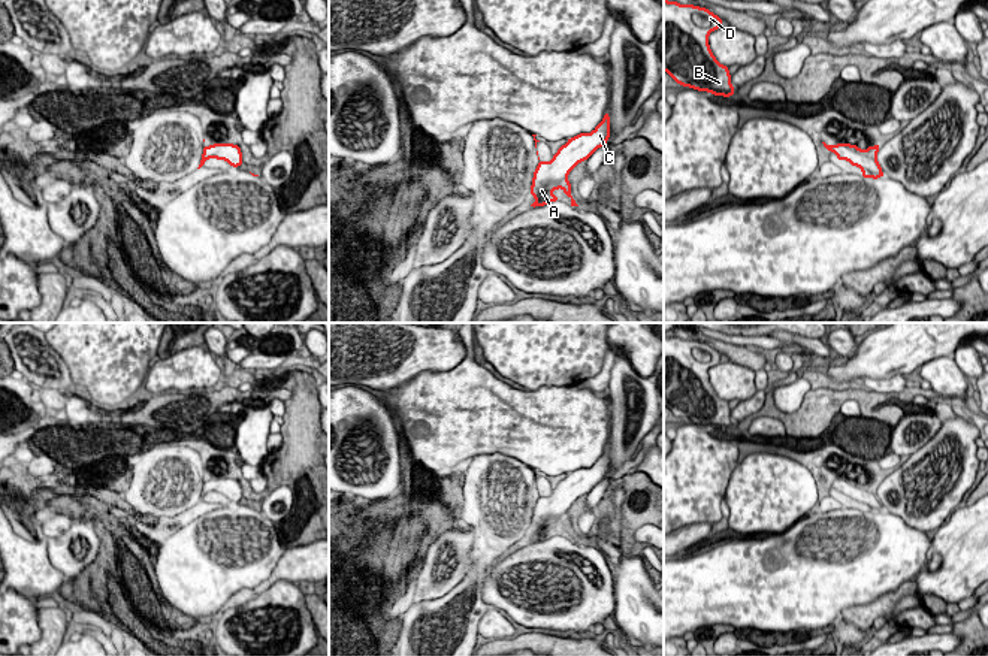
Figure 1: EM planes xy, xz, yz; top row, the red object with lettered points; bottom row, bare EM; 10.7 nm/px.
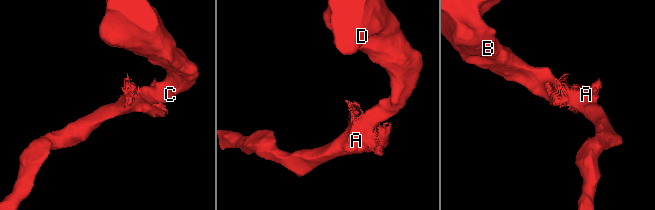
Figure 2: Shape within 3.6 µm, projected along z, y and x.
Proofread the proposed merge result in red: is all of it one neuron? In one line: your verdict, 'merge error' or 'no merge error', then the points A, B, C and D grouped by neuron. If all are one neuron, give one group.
no merge error; groups A B C D

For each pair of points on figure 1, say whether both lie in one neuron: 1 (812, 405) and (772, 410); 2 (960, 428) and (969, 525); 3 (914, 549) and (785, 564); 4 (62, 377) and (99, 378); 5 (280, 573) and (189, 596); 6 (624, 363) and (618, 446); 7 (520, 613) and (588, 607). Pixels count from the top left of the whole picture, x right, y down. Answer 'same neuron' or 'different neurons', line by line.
1: same neuron
2: different neurons
3: same neuron
4: different neurons
5: different neurons
6: same neuron
7: same neuron

